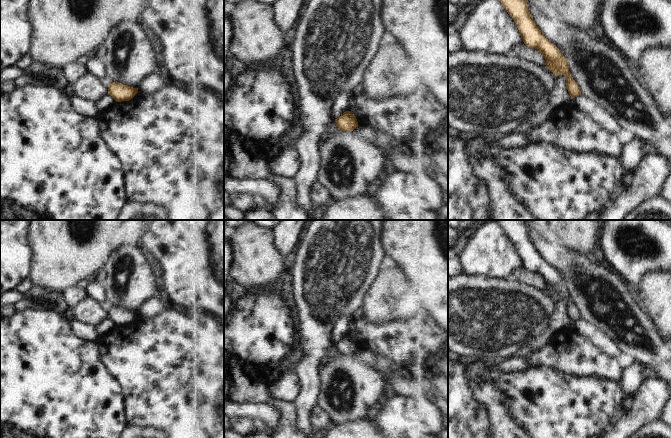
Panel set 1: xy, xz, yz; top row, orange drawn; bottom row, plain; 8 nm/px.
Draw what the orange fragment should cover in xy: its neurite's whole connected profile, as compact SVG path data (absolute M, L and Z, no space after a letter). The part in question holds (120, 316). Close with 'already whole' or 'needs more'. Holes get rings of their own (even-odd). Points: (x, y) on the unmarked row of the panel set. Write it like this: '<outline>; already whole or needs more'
M113 306L108 309L108 318L116 326L129 325L138 317L138 312L123 309L119 306Z; already whole

